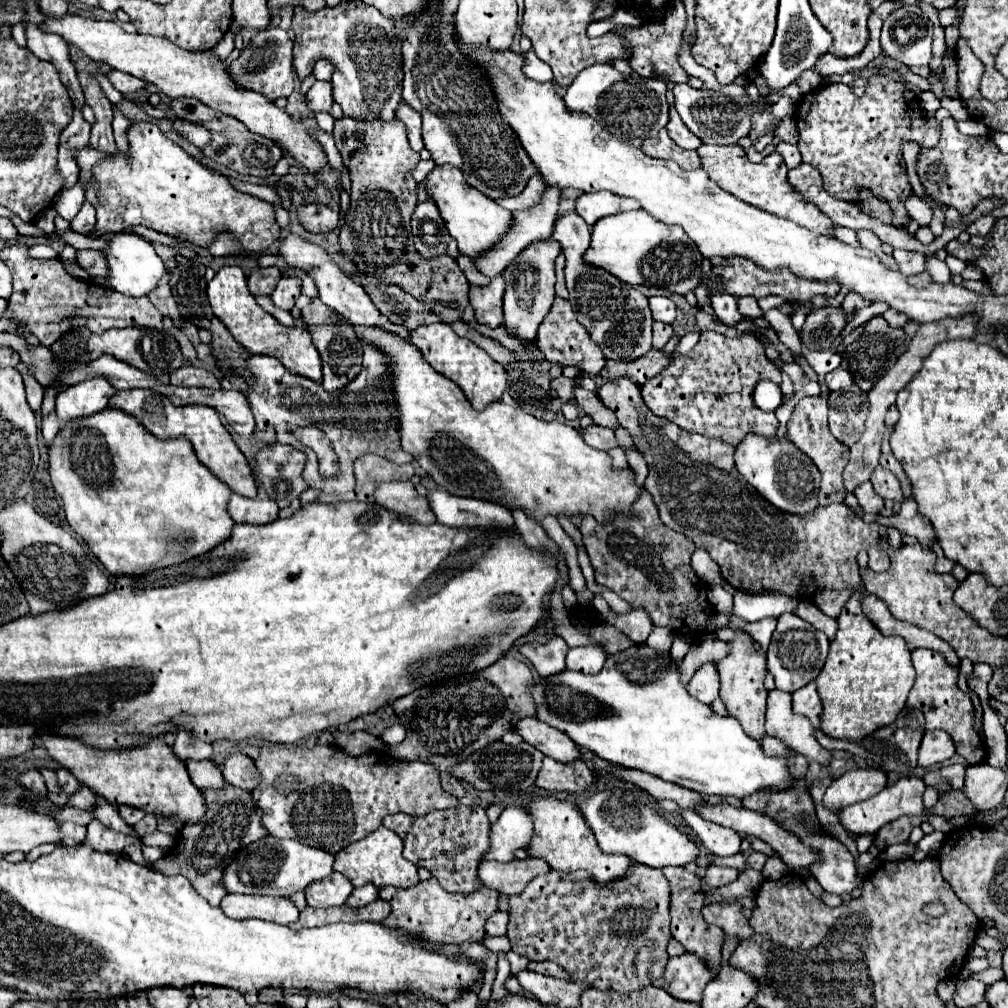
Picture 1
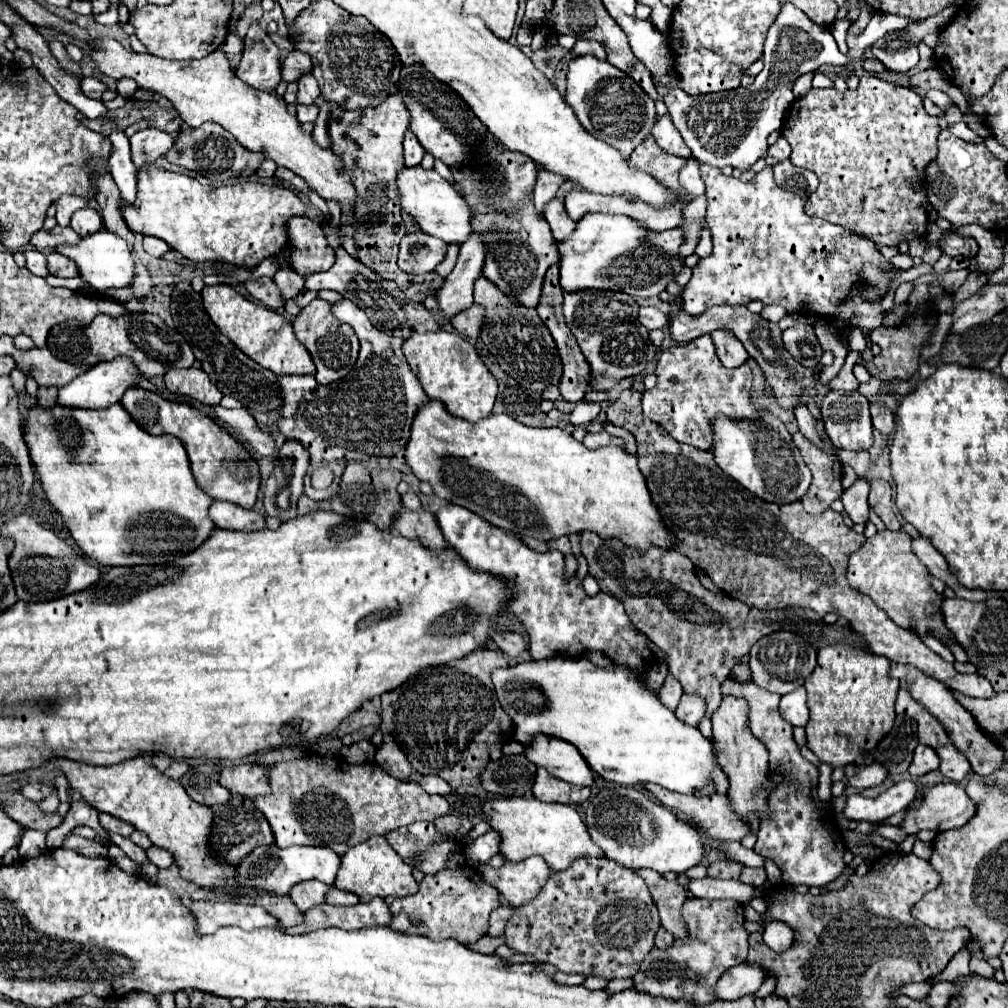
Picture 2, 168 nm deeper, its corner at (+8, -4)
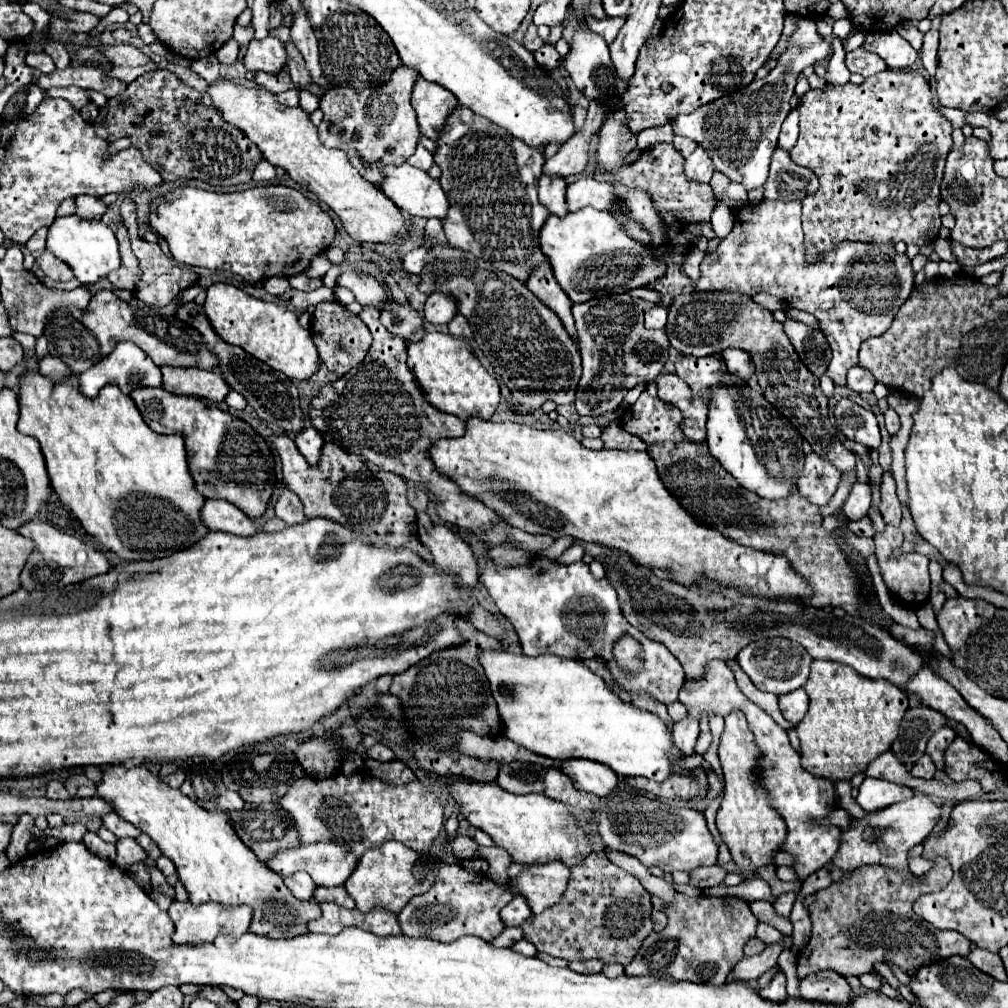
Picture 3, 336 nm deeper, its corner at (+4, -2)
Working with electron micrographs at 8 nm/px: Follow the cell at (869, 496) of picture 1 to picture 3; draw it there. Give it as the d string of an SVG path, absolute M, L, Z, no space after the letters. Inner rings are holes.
M856 482L842 510L848 516L848 520L862 520L870 510L870 484Z

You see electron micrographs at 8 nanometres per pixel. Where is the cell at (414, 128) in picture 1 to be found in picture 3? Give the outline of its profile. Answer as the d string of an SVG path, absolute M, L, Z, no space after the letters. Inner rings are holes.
M418 144L418 148L416 148L416 152L408 158L408 164L412 164L412 166L416 166L416 168L422 168L422 170L428 170L430 166L432 166L432 154L422 146L422 144Z

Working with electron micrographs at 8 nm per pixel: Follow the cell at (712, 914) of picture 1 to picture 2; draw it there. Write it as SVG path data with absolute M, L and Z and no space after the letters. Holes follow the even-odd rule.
M688 898L682 906L682 918L688 928L686 938L674 940L668 948L652 948L636 976L634 988L662 998L692 998L696 1004L716 1000L714 986L718 978L732 966L742 964L748 956L748 932L744 930L744 906L736 900L700 900Z

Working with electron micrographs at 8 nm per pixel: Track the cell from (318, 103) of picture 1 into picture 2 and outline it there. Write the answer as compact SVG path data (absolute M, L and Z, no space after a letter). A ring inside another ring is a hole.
M302 74L298 80L298 102L300 104L314 104L314 100L320 96L318 82L312 74Z

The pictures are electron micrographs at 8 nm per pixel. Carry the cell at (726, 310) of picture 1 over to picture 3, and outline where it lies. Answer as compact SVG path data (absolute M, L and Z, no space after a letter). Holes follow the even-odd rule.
M726 348L722 352L722 356L724 356L724 362L726 362L728 370L732 374L736 374L738 378L748 380L754 374L754 364L752 364L752 358L750 358L748 352L734 350L734 348Z

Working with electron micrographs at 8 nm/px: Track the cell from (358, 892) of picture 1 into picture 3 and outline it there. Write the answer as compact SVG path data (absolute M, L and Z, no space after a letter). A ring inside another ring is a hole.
M332 886L332 888L318 888L314 892L316 902L334 902L344 908L354 908L354 900L348 896L344 886Z

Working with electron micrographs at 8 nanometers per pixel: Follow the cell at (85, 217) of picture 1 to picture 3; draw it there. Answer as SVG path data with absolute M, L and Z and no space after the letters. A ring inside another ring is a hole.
M76 196L76 216L82 220L100 220L106 212L106 204L92 196Z

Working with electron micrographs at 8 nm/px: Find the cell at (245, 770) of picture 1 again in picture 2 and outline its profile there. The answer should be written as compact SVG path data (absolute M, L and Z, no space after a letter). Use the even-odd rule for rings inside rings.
M252 762L252 768L250 764L236 764L222 770L220 784L228 788L232 794L256 798L270 792L268 774L270 774L270 766L264 764Z

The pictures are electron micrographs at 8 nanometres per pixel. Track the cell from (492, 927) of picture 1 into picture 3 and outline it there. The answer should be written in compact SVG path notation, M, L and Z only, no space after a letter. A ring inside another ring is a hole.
M516 896L508 906L504 906L500 910L500 918L502 918L504 926L520 926L530 914L532 914L532 910L528 908L528 904L522 896Z

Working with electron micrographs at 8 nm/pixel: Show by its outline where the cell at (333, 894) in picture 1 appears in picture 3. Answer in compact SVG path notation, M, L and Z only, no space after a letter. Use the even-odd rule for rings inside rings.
M296 872L294 876L284 878L284 884L292 890L292 894L294 894L298 900L304 900L304 902L312 900L314 890L318 888L318 886L312 882L312 878L308 878L308 874L304 874L304 872Z

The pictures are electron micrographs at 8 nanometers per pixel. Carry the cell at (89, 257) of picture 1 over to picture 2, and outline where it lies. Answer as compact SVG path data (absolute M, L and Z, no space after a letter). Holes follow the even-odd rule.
M50 252L46 256L48 260L48 270L52 276L60 276L60 278L74 278L78 276L76 272L76 264L72 264L66 256L60 256L58 252Z

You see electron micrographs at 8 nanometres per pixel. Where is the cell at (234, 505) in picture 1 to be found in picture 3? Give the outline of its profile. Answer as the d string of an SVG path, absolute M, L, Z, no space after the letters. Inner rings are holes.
M206 500L200 516L208 530L220 530L236 536L252 536L258 532L256 522L226 500Z

